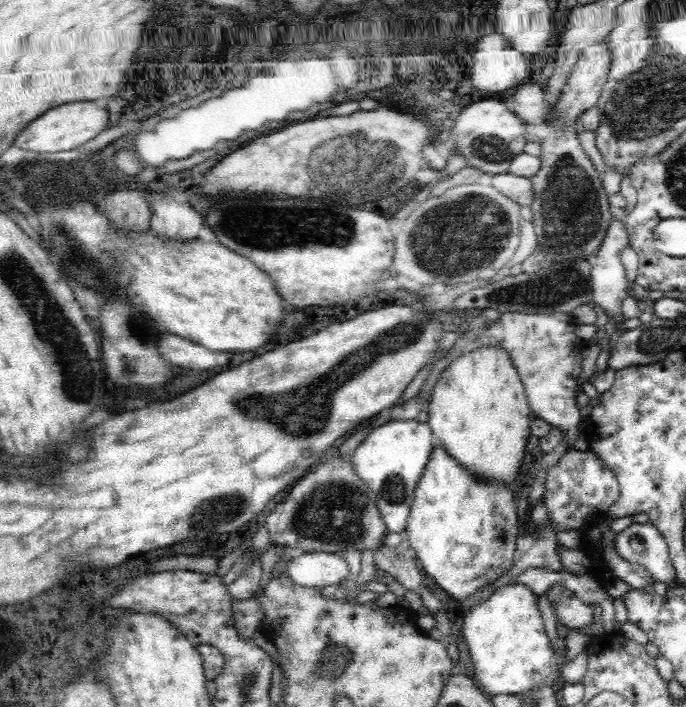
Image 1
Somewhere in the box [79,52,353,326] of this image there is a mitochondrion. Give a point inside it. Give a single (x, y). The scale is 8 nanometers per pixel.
(336, 235)

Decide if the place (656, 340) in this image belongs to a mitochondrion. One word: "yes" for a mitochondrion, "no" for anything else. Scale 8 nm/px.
yes

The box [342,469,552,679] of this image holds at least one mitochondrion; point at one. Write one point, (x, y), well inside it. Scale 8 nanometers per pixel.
(394, 489)

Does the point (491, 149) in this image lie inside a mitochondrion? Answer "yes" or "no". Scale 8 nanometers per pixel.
yes

